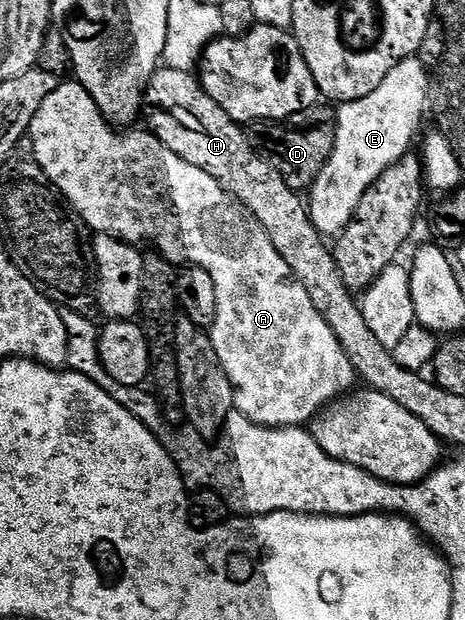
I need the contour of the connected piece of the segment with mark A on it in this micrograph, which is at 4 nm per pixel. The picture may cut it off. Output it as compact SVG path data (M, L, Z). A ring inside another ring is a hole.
M64 83L48 97L42 110L38 112L38 118L34 121L32 130L33 160L41 167L44 175L51 181L54 188L62 194L70 208L86 222L95 234L114 237L135 247L141 246L141 241L158 240L157 252L167 261L178 267L190 266L203 269L208 271L208 275L212 275L212 279L216 283L218 318L208 332L210 342L214 344L214 350L234 388L234 407L237 412L242 413L248 419L252 419L254 423L260 423L264 427L272 427L273 429L293 429L313 422L327 405L337 401L339 397L349 394L355 388L356 372L354 364L344 351L340 339L336 337L336 331L328 325L324 315L316 309L304 287L304 283L300 283L297 275L292 271L292 267L288 267L284 255L280 255L280 251L276 249L276 243L272 243L268 231L264 231L264 227L259 221L221 183L212 179L212 175L208 175L208 171L200 171L200 167L192 167L192 163L180 159L180 155L176 155L176 151L164 147L164 143L159 137L154 136L153 132L130 132L134 131L122 132L111 125L104 114L96 107L92 95L84 86L77 83L71 83L71 85Z

